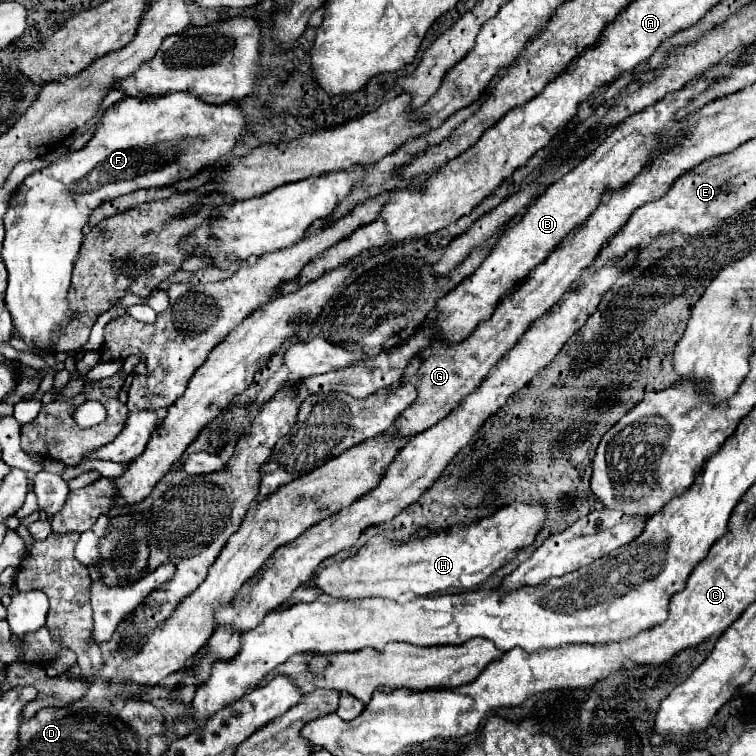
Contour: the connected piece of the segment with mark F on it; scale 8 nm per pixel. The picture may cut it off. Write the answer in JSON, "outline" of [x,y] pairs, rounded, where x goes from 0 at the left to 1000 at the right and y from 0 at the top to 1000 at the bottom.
{"outline":[[[230,122],[222,127],[190,132],[164,130],[138,148],[127,180],[122,180],[122,185],[116,185],[108,198],[95,201],[74,217],[40,230],[29,241],[24,259],[16,262],[5,286],[8,315],[3,325],[3,344],[11,354],[8,407],[19,426],[19,442],[42,463],[71,468],[79,439],[85,439],[95,426],[98,413],[90,402],[93,362],[111,317],[108,302],[116,294],[119,280],[127,272],[177,251],[217,249],[259,233],[265,225],[278,222],[286,212],[307,201],[317,188],[323,169],[325,153],[315,140],[272,138],[270,132],[251,127],[251,122]]]}

